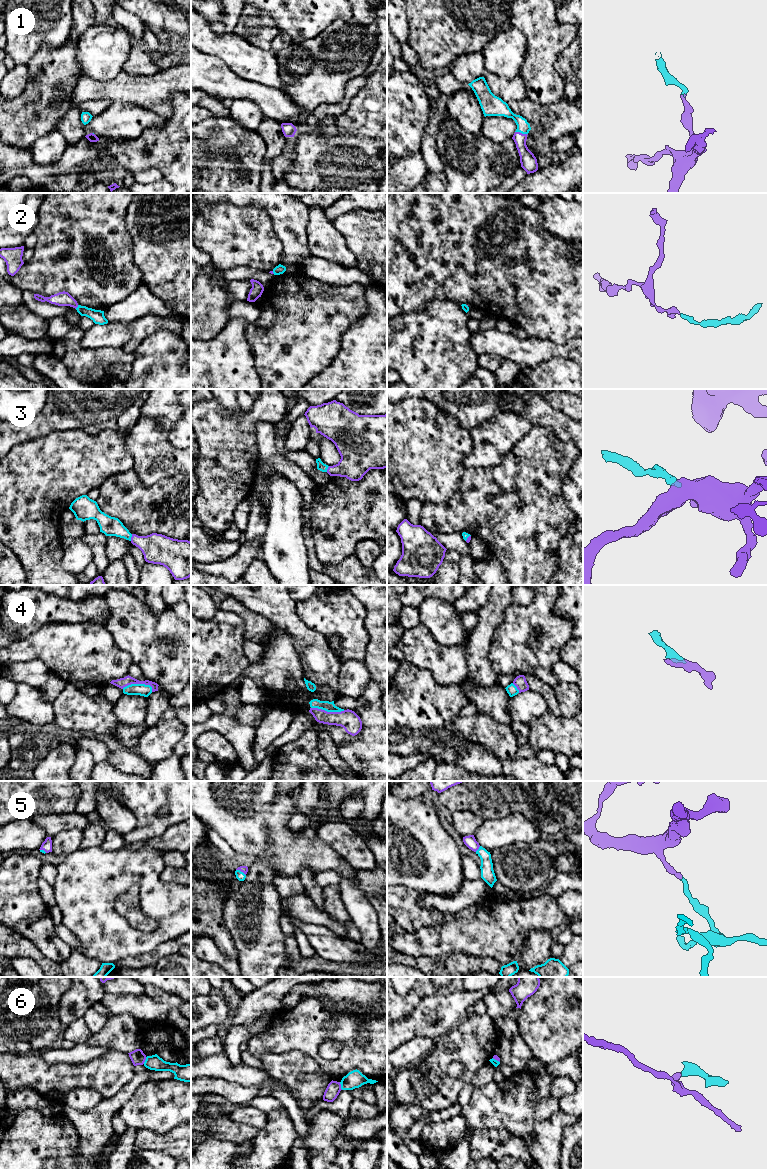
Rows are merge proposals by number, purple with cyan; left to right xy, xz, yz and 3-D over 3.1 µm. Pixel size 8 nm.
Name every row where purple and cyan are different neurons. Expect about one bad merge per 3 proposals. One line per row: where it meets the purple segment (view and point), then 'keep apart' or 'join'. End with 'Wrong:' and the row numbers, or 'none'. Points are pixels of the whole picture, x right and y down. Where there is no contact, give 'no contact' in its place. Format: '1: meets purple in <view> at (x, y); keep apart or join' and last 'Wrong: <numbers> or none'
1: meets purple in yz at (521, 133); join
2: meets purple in xy at (76, 307); join
3: meets purple in xy at (131, 537); join
4: meets purple in xy at (139, 683); join
5: meets purple in xz at (241, 871); join
6: meets purple in xz at (340, 1086); keep apart
Wrong: 6

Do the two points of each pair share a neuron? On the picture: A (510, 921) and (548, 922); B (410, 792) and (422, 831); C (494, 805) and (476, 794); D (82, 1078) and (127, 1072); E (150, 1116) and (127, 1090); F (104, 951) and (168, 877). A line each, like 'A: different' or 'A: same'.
A: same
B: different
C: same
D: same
E: different
F: different

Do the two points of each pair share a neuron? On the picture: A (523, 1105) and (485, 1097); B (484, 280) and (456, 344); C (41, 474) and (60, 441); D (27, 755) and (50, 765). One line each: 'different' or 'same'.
A: same
B: different
C: same
D: different

